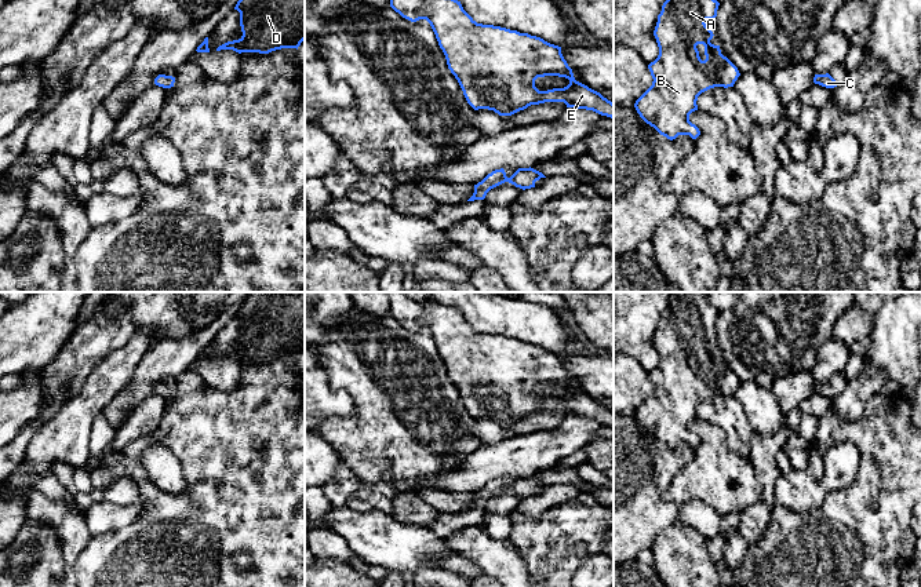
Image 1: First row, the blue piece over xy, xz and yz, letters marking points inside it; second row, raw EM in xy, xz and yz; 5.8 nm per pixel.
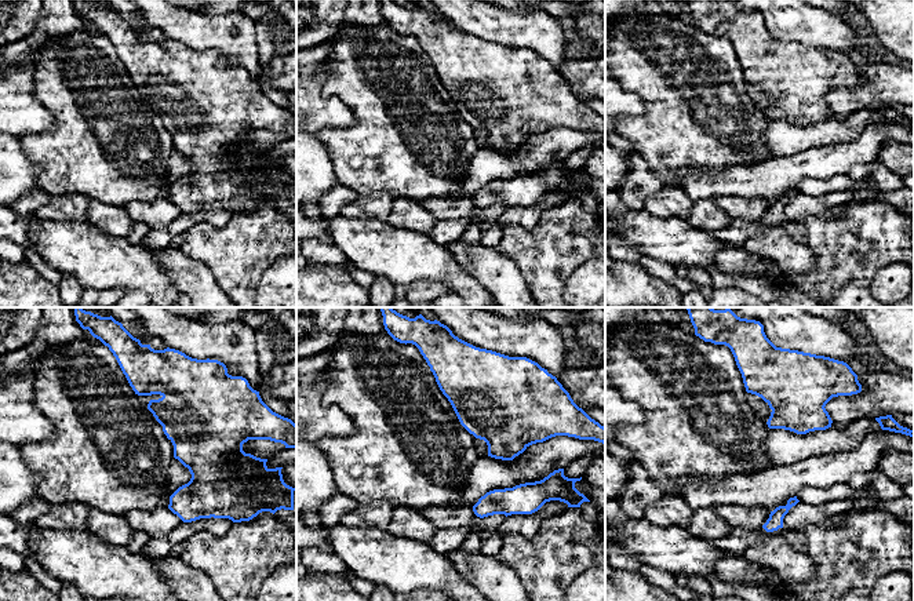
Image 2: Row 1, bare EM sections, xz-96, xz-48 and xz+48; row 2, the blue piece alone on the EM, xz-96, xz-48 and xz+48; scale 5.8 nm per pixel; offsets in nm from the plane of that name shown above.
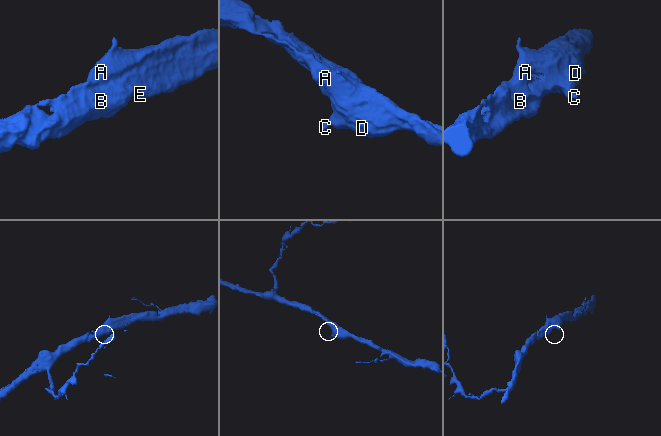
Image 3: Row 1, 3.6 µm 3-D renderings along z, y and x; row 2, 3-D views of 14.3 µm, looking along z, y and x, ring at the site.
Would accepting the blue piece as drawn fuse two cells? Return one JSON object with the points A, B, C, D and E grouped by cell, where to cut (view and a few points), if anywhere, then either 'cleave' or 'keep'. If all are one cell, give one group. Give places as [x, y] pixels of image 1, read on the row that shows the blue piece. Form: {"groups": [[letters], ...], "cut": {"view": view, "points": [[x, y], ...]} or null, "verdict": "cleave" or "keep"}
{"groups": [["A", "B", "C", "D", "E"]], "cut": null, "verdict": "keep"}

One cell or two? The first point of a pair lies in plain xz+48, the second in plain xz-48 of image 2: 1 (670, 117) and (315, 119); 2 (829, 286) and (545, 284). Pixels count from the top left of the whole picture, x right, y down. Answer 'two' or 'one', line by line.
1: two
2: one

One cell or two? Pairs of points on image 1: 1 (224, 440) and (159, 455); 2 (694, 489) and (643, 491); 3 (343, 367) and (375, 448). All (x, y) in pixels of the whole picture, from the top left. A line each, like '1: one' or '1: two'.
1: two
2: two
3: one

